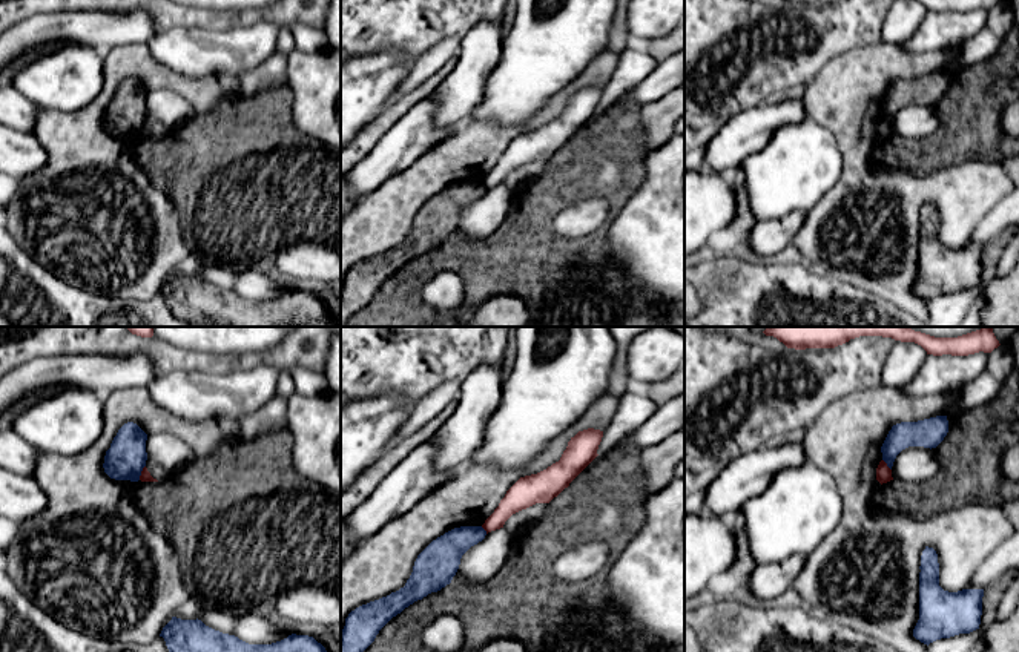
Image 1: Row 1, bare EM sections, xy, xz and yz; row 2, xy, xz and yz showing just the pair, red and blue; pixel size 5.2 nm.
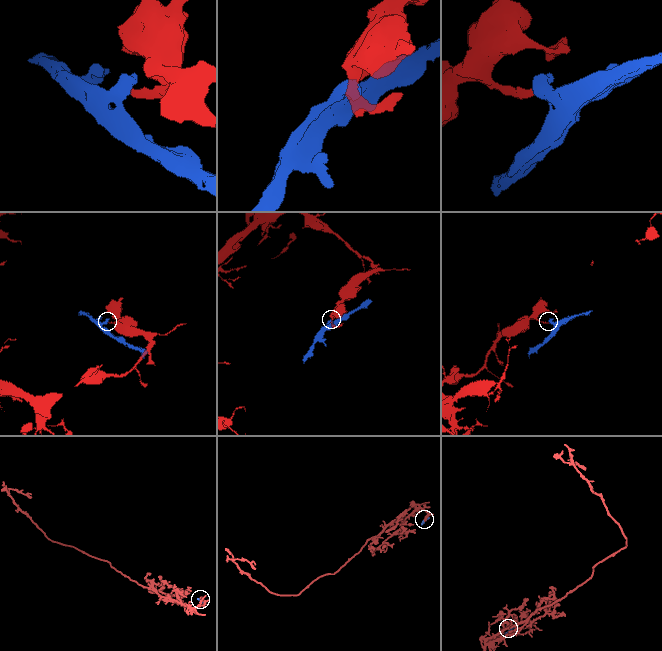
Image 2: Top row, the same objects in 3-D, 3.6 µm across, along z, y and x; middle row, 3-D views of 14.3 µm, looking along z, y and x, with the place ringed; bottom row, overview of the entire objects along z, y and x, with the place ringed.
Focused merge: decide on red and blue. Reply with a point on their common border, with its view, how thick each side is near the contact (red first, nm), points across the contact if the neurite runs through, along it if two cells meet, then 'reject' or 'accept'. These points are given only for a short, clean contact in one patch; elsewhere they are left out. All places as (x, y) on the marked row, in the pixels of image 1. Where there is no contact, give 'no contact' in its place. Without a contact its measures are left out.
meets red in xy at (141, 473); 50 nm thick on the red side, 200 nm on the other; border along xy (145, 465), (138, 479); reject

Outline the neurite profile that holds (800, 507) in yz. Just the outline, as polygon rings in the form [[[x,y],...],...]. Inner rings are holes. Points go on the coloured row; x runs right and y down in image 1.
[[[804,462],[773,476],[741,512],[757,565],[812,554],[843,520],[844,502],[835,479]]]

